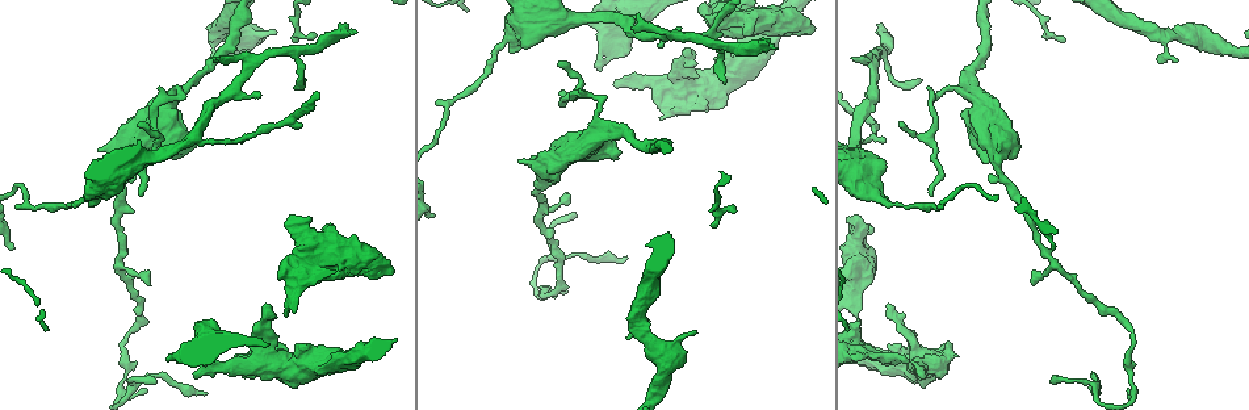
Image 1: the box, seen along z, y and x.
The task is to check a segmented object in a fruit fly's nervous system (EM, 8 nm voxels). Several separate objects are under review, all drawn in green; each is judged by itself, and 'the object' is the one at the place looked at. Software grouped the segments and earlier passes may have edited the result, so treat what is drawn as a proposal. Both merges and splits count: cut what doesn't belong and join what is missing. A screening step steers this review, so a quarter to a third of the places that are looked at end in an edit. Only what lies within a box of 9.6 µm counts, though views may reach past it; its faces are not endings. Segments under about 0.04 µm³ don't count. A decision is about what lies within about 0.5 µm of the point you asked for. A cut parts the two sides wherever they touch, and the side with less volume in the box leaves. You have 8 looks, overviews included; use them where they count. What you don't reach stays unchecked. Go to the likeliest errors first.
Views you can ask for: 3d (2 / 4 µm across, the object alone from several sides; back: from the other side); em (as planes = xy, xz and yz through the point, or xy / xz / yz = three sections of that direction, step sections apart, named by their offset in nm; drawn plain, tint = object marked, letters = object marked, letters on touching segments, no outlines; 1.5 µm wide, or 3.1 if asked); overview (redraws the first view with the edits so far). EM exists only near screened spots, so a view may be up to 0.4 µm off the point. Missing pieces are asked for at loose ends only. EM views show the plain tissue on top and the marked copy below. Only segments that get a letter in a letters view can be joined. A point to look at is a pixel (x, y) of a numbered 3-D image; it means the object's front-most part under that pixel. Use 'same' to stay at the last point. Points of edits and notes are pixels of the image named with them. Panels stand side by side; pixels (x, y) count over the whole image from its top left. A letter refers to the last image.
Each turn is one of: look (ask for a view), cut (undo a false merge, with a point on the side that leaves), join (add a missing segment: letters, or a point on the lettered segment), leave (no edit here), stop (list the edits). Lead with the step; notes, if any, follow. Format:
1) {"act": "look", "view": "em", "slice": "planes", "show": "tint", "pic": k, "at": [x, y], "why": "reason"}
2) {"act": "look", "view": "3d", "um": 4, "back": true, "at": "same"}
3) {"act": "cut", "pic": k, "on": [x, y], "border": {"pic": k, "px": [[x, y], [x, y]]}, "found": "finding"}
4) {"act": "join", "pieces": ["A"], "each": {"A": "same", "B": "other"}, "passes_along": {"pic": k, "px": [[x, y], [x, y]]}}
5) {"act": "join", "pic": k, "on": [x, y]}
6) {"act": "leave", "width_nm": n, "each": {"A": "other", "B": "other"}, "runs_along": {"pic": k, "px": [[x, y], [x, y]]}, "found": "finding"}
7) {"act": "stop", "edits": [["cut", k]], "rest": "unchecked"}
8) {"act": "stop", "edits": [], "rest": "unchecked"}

{"act": "look", "view": "3d", "um": 2, "pic": 1, "at": [354, 31], "why": "an open end"}

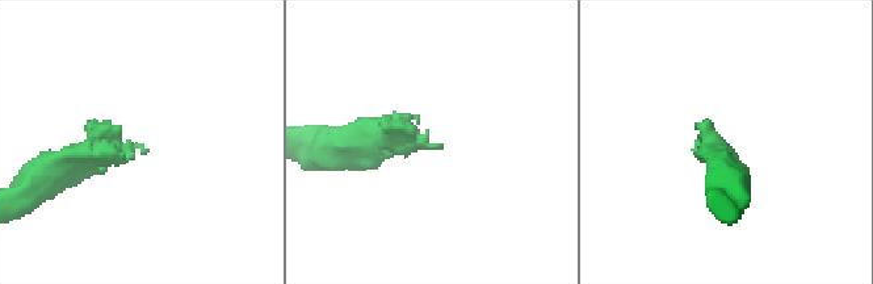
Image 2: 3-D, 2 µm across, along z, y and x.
{"act": "look", "view": "em", "slice": "yz", "step": 4, "show": "letters", "pic": 2, "at": [438, 148]}

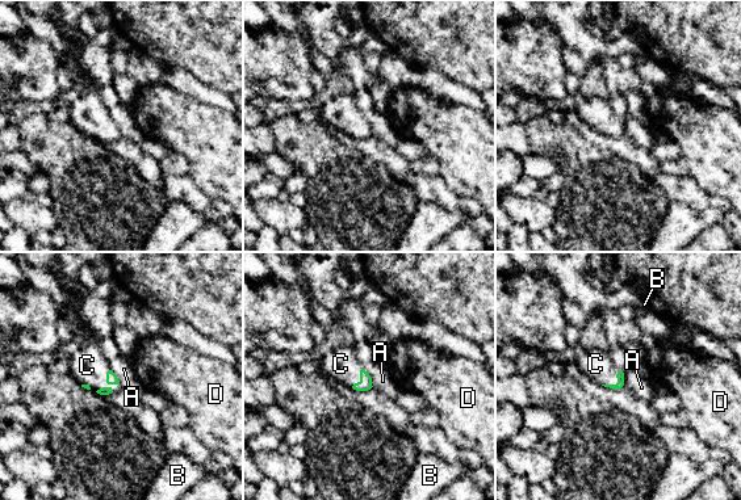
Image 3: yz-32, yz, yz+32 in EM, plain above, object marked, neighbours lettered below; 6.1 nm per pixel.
{"act": "join", "pieces": ["C"], "longest_contact_nm": ["C", 170], "each": {"A": "other", "B": "other", "C": "same", "D": "other"}, "found": "it goes on there"}

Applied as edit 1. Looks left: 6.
{"act": "look", "view": "overview", "why": "redraw"}

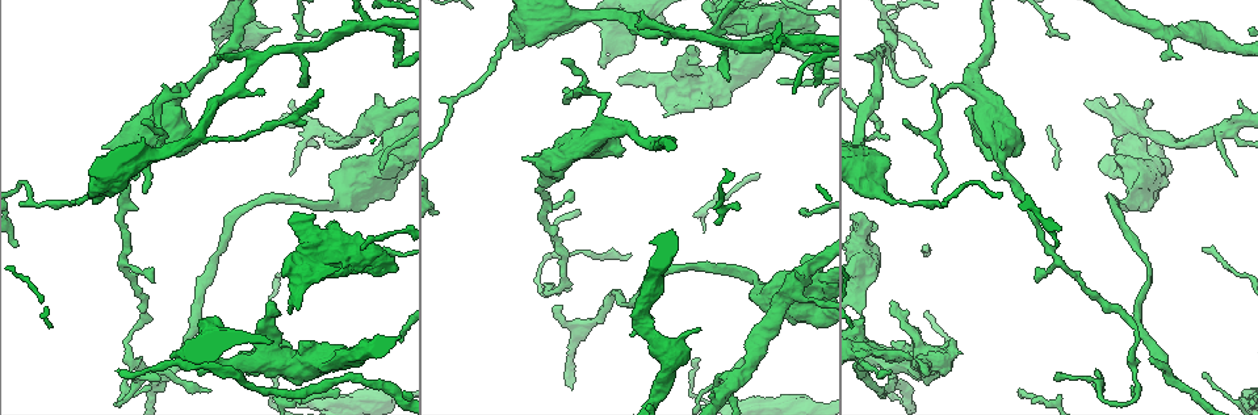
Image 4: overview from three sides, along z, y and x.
{"act": "look", "view": "em", "slice": "xy", "step": 8, "show": "letters", "pic": 4, "at": [892, 302], "why": "free end"}

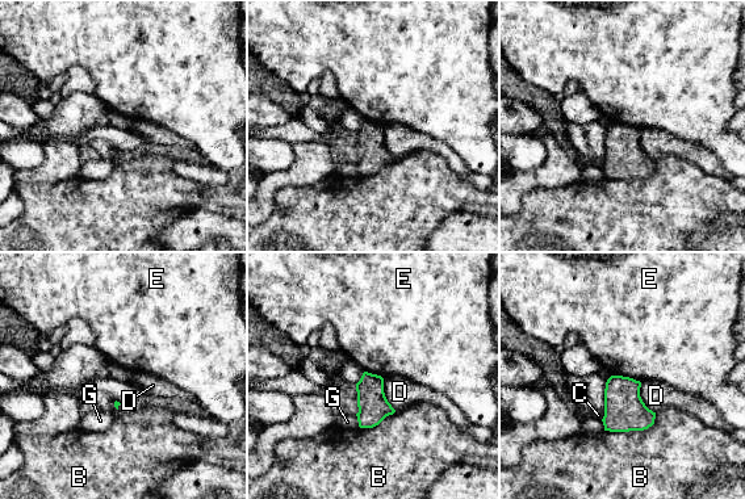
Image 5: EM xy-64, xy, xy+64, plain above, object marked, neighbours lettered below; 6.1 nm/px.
{"act": "look", "view": "em", "slice": "planes", "show": "letters", "at": "same", "why": "cut it another way"}

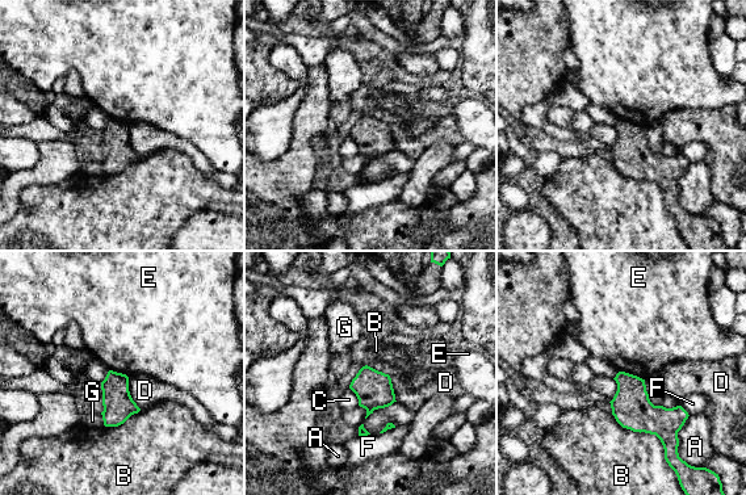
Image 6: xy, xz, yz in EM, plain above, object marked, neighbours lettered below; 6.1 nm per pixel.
{"act": "leave", "each": {"A": "other", "B": "other", "C": "other", "D": "other", "E": "other", "F": "other", "G": "other"}, "found": "none of them fits"}

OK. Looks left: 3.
{"act": "look", "view": "em", "slice": "planes", "show": "letters", "pic": 4, "at": [924, 77]}

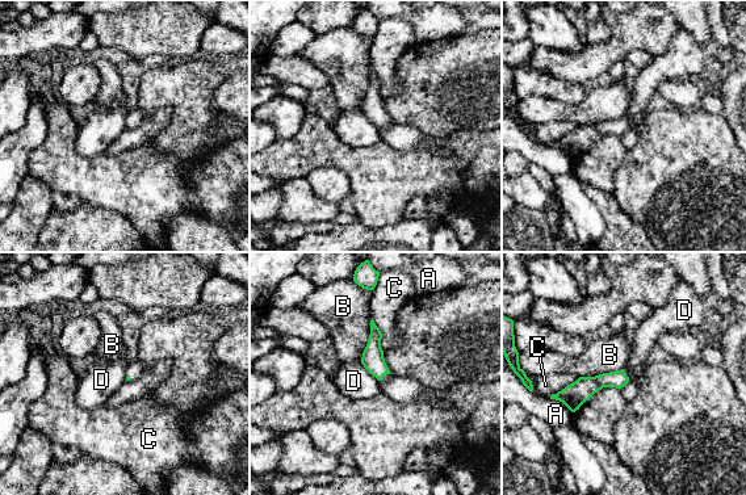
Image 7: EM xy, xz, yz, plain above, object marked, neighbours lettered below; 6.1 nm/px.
{"act": "leave", "each": {"A": "other", "B": "other", "C": "other", "D": "other"}, "runs_along": {"pic": 7, "px": [[624, 380], [558, 397]]}, "found": "no lettered segment goes on from it"}

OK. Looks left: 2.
{"act": "stop", "edits": [["join", 3]], "rest": "unchecked"}

